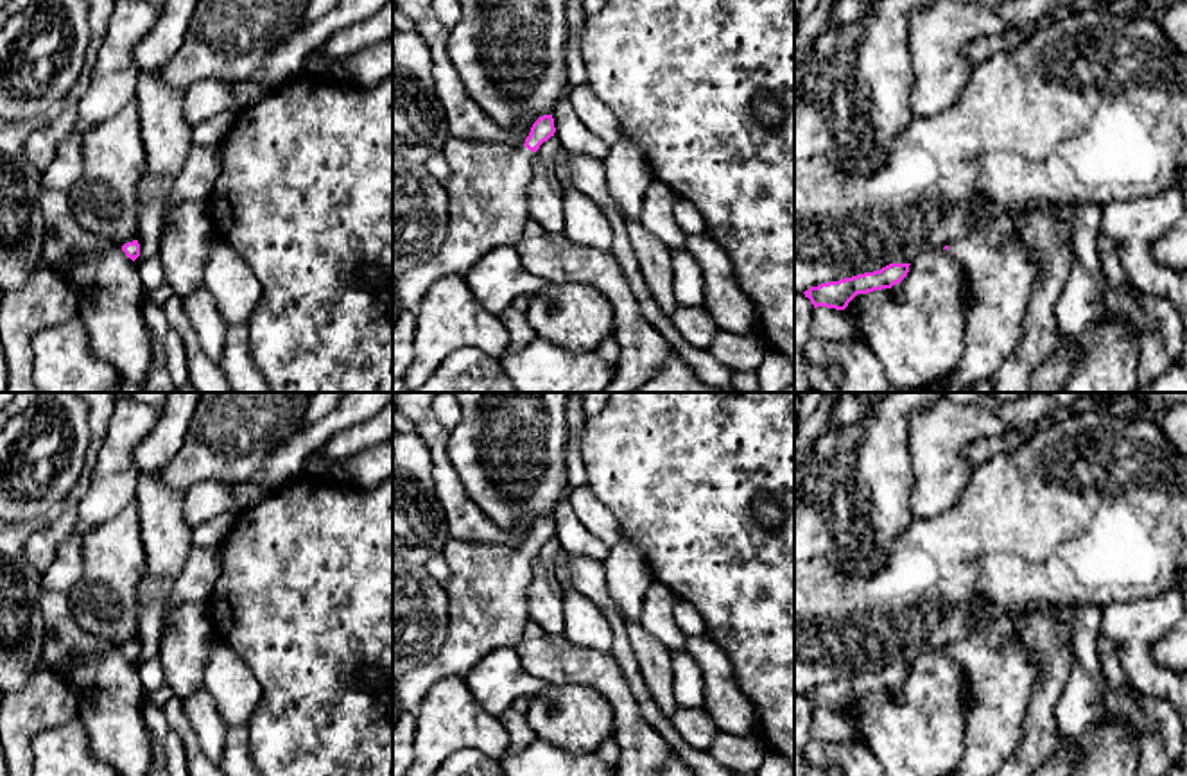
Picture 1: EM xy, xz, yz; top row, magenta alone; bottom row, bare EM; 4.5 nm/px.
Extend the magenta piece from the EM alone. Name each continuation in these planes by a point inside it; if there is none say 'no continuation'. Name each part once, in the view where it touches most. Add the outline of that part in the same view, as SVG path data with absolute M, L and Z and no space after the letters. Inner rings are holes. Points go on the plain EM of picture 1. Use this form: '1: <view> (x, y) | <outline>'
1: xz (486, 590) | M448 539L448 625L441 651L398 679L400 713L416 713L429 688L446 676L466 677L493 649L516 647L531 620L527 590L534 554L491 543Z

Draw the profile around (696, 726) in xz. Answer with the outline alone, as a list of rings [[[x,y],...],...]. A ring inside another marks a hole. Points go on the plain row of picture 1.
[[[678,706],[671,715],[672,726],[678,733],[696,749],[706,749],[712,746],[719,729],[705,708],[689,710]]]

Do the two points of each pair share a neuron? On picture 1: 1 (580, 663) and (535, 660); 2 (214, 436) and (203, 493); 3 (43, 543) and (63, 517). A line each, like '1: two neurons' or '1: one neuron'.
1: one neuron
2: two neurons
3: one neuron

